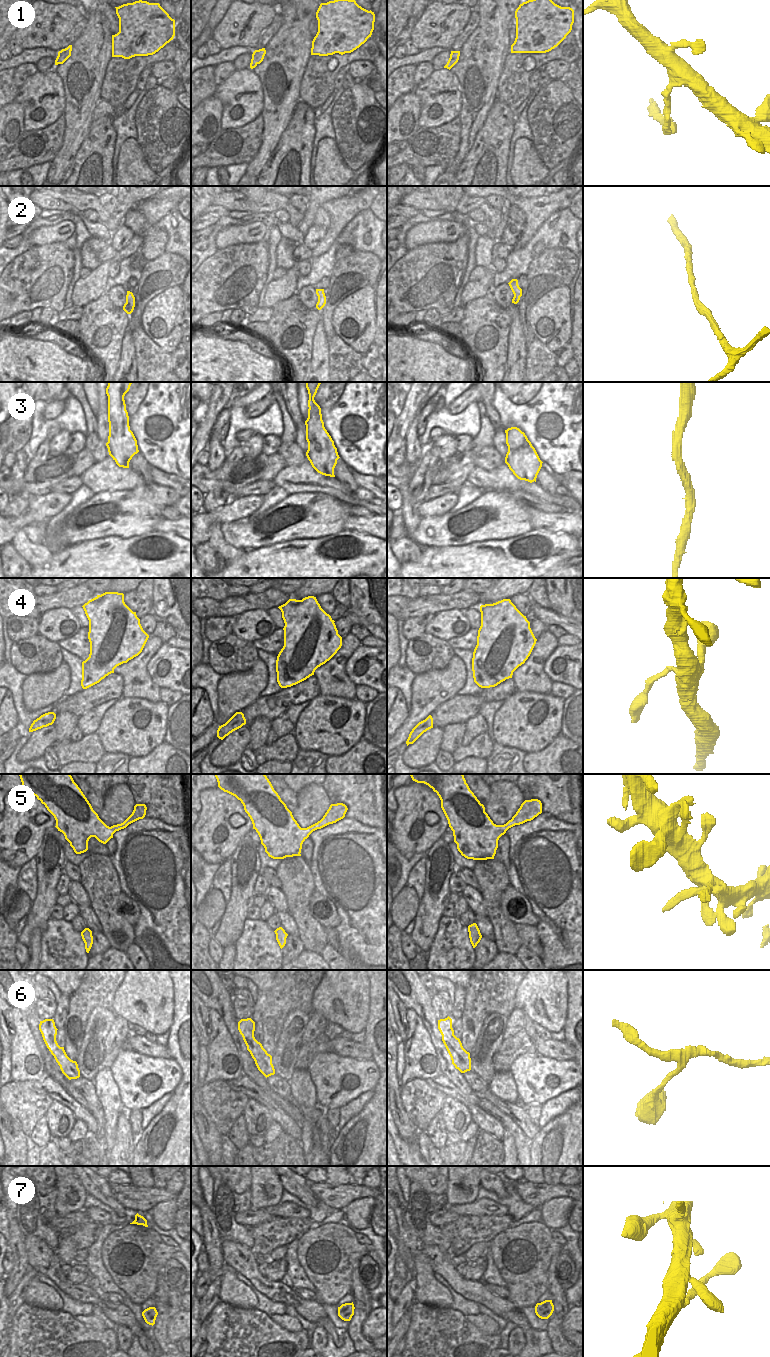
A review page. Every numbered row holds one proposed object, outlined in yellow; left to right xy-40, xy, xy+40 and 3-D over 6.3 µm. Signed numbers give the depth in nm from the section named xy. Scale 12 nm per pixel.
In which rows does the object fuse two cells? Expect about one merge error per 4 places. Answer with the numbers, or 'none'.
1

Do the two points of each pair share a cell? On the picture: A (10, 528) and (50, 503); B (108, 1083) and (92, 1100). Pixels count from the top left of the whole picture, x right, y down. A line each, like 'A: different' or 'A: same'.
A: same
B: different

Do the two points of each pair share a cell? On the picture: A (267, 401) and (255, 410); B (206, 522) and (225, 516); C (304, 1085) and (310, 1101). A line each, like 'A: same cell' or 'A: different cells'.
A: same cell
B: same cell
C: same cell

